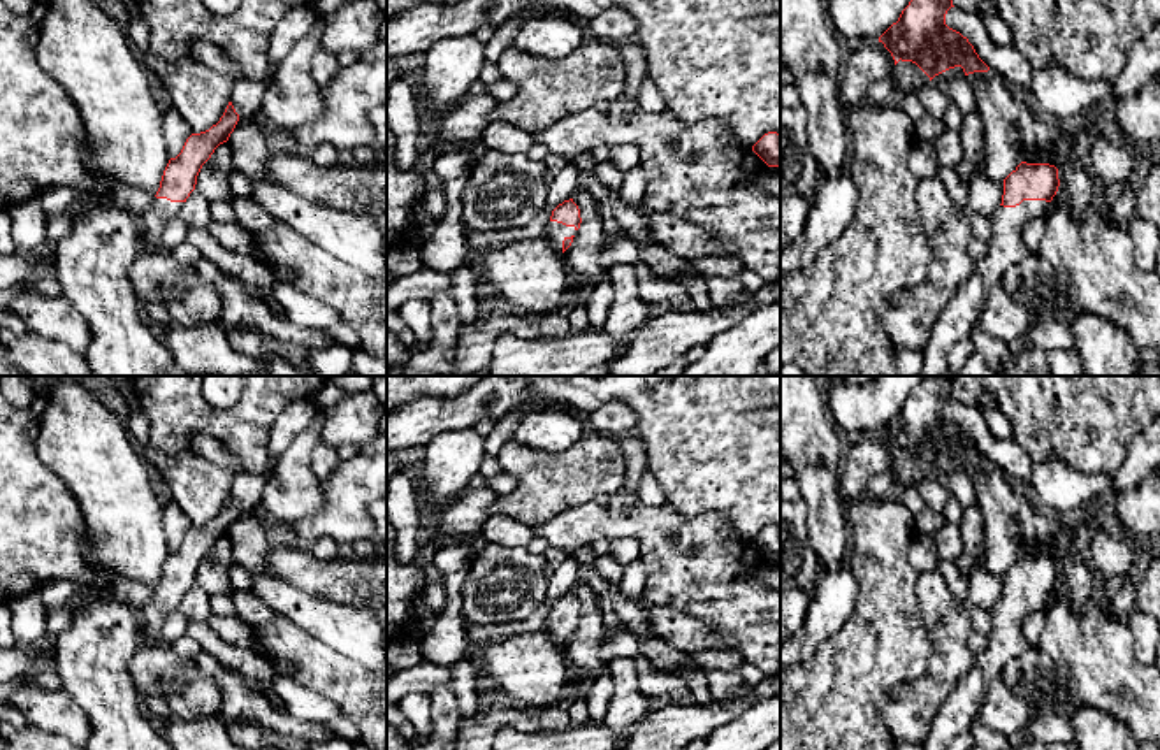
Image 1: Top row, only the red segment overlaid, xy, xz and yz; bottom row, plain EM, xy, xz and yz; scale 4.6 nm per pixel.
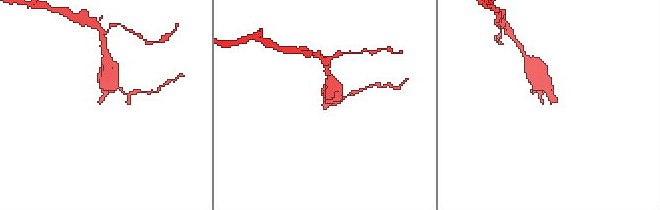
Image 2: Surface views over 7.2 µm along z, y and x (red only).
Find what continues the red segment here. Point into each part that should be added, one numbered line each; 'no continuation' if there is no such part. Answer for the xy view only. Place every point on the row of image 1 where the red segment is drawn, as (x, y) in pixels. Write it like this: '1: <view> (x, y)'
1: xy (160, 211)

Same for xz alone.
1: xz (556, 232)

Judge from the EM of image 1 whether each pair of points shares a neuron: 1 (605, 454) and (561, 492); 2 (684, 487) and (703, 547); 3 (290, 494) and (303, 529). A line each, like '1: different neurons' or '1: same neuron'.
1: same neuron
2: different neurons
3: different neurons

